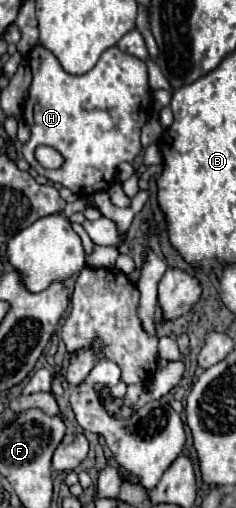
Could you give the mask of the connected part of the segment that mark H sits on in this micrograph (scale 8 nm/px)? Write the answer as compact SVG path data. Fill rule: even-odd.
M38 43L28 53L28 67L32 71L32 85L28 91L30 103L26 99L26 105L24 105L24 119L30 125L32 137L22 147L24 159L38 171L38 175L44 175L52 183L60 183L60 185L68 187L76 195L94 195L96 191L108 189L116 177L118 165L124 161L132 163L138 157L138 153L142 151L140 129L144 127L146 119L150 117L150 99L152 99L146 63L140 59L134 59L132 55L122 53L114 45L102 53L98 63L88 73L70 75L62 69L62 65L54 57L54 53ZM38 145L48 145L48 147L56 149L64 157L62 167L60 169L44 169L34 159L34 149Z

